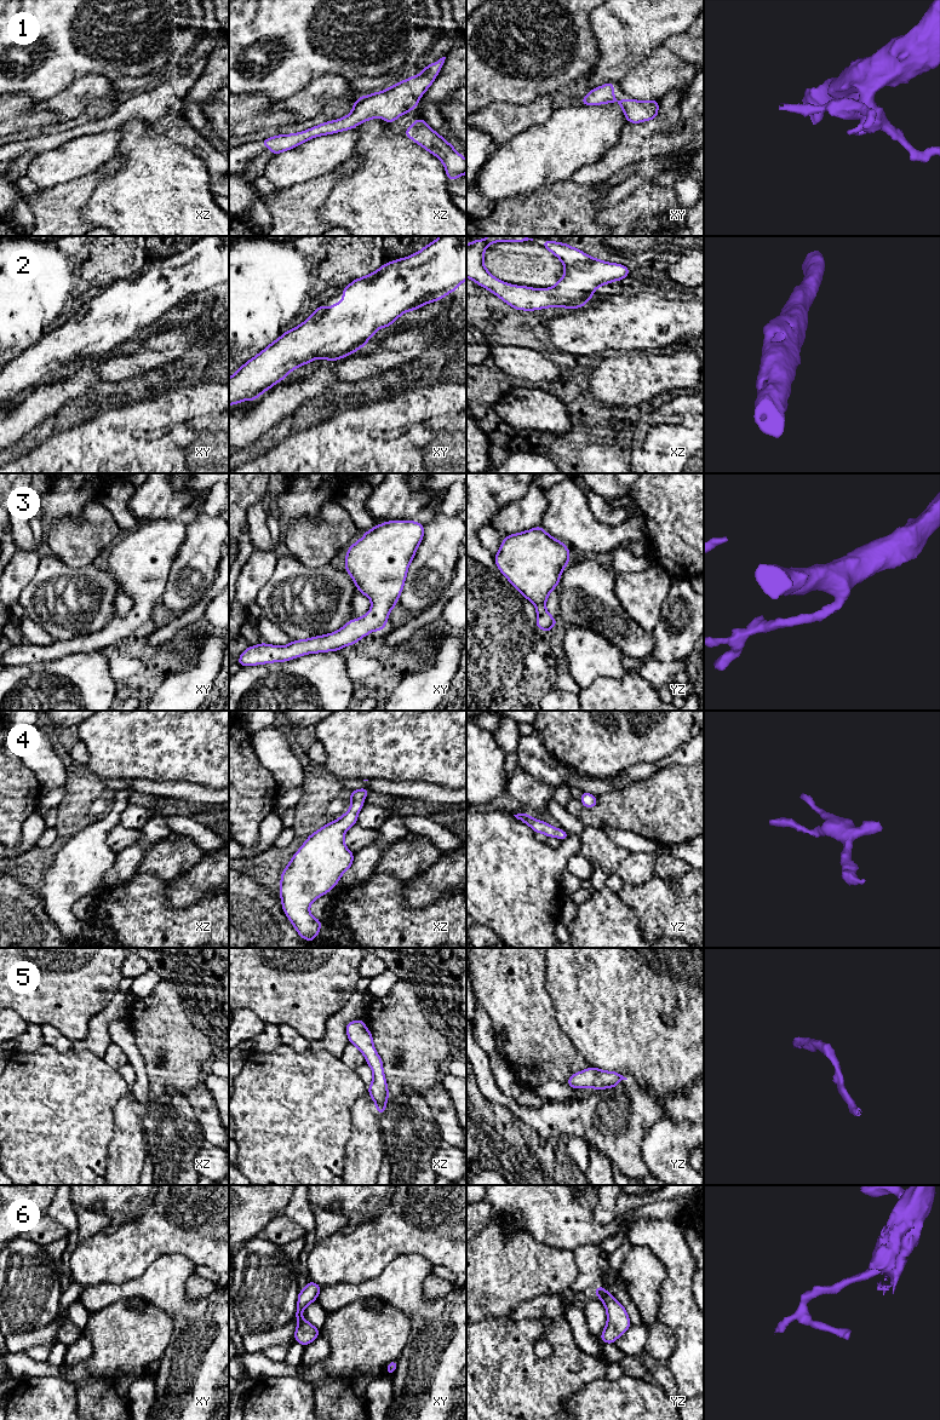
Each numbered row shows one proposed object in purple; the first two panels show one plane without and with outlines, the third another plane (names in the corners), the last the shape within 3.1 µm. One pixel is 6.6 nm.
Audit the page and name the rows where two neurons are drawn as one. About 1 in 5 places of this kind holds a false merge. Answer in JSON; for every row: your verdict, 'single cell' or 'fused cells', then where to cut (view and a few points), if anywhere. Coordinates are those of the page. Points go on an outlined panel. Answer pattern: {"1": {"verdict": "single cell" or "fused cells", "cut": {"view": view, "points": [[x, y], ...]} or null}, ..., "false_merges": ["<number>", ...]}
{"1": {"verdict": "single cell", "cut": null}, "2": {"verdict": "single cell", "cut": null}, "3": {"verdict": "single cell", "cut": null}, "4": {"verdict": "single cell", "cut": null}, "5": {"verdict": "single cell", "cut": null}, "6": {"verdict": "single cell", "cut": null}, "false_merges": []}

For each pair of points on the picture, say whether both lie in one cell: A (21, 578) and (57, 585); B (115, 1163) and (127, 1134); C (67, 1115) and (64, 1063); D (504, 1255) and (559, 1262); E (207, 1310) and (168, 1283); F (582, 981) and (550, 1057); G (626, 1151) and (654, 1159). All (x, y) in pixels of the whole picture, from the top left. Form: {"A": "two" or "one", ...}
{"A": "two", "B": "one", "C": "one", "D": "one", "E": "one", "F": "two", "G": "two"}

